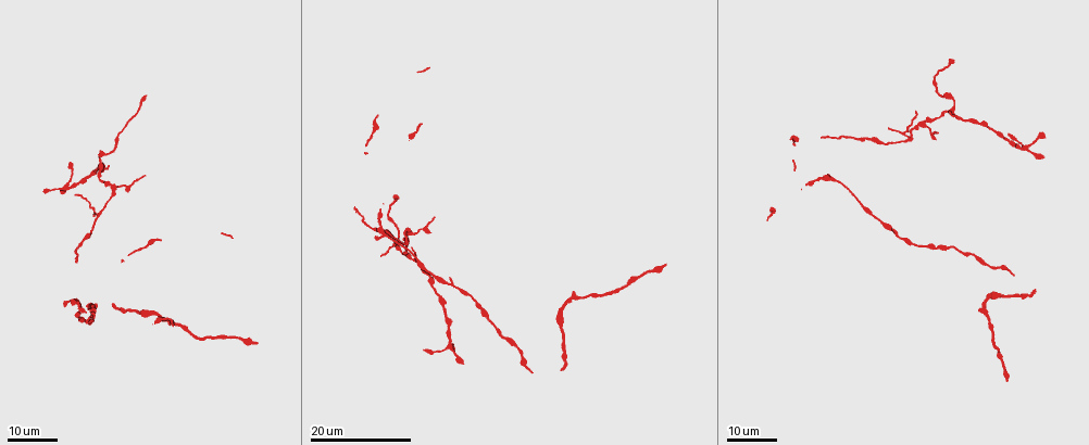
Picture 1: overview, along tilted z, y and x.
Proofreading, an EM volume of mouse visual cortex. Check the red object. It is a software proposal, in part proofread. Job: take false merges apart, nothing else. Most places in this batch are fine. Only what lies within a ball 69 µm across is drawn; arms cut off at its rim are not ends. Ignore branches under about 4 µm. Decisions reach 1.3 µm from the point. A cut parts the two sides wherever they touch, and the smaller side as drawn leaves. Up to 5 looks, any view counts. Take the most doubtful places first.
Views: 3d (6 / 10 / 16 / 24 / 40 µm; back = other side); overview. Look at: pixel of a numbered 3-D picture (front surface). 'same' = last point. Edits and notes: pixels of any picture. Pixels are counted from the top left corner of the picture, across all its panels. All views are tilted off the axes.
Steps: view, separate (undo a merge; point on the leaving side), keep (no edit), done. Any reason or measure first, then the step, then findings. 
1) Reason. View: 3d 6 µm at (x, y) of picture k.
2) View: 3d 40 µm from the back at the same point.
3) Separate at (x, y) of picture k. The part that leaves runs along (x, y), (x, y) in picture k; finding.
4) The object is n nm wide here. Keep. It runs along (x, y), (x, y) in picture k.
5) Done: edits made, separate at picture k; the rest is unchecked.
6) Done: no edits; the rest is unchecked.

Arms part here. View: 3d 16 µm at (910, 140) of picture 1.

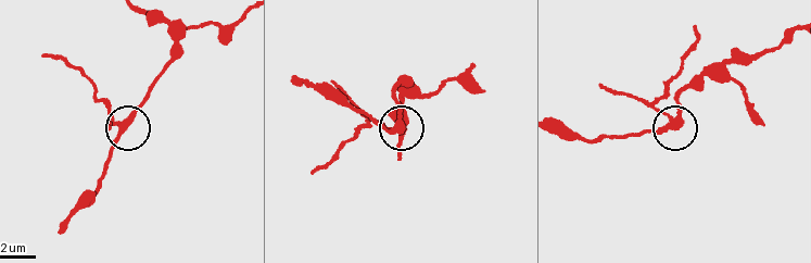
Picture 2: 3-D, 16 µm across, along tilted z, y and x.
View: 3d 6 µm at (669, 117) of picture 2.

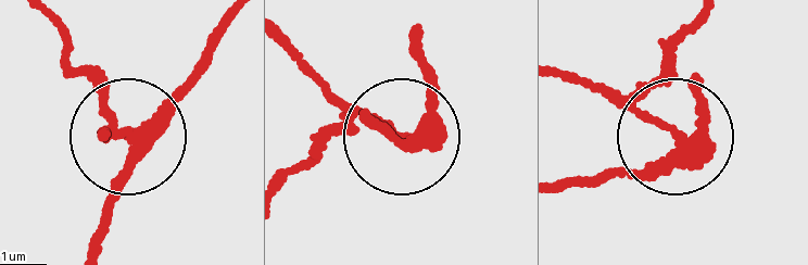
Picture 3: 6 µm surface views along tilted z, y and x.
Other side. View: 3d 6 µm from the back at (681, 141) of picture 3.

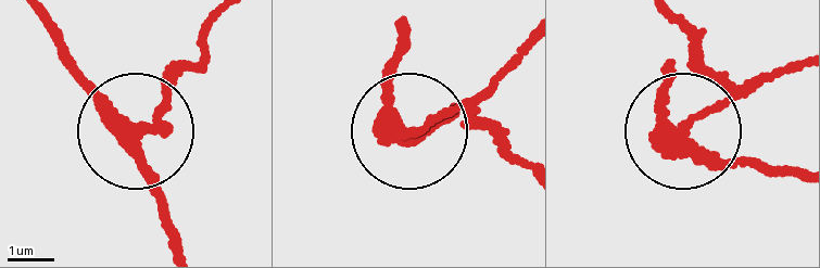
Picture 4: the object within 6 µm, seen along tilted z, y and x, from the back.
The object is 240 nm wide here. Keep. One neuron here.

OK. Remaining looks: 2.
Three arms meet. View: 3d 24 µm at (407, 256) of picture 1.

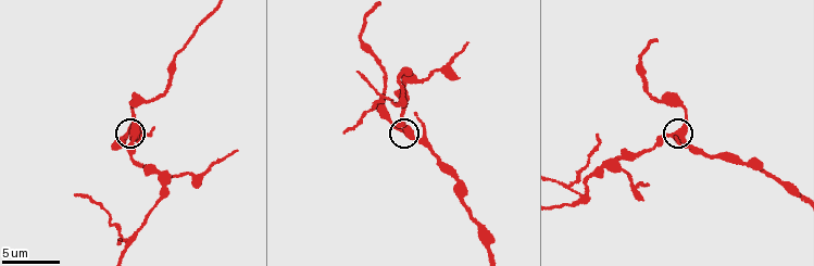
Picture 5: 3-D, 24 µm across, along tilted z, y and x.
View: 3d 6 µm at (681, 138) of picture 5.

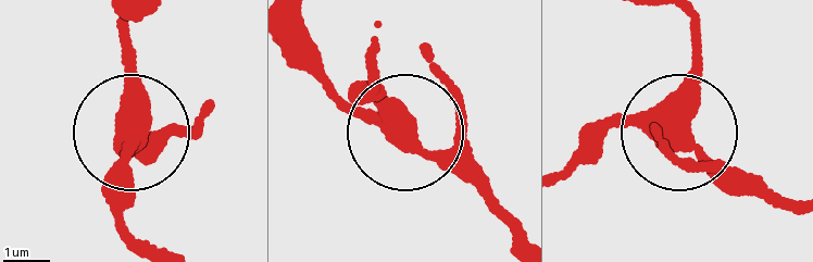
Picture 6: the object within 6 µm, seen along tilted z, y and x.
The side arm is 22 µm long. Keep. It runs along (373, 77), (365, 95), (396, 130), (327, 95) in picture 6; continuous, no second neuron.

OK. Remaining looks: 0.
Done: no edits; the rest is unchecked.

